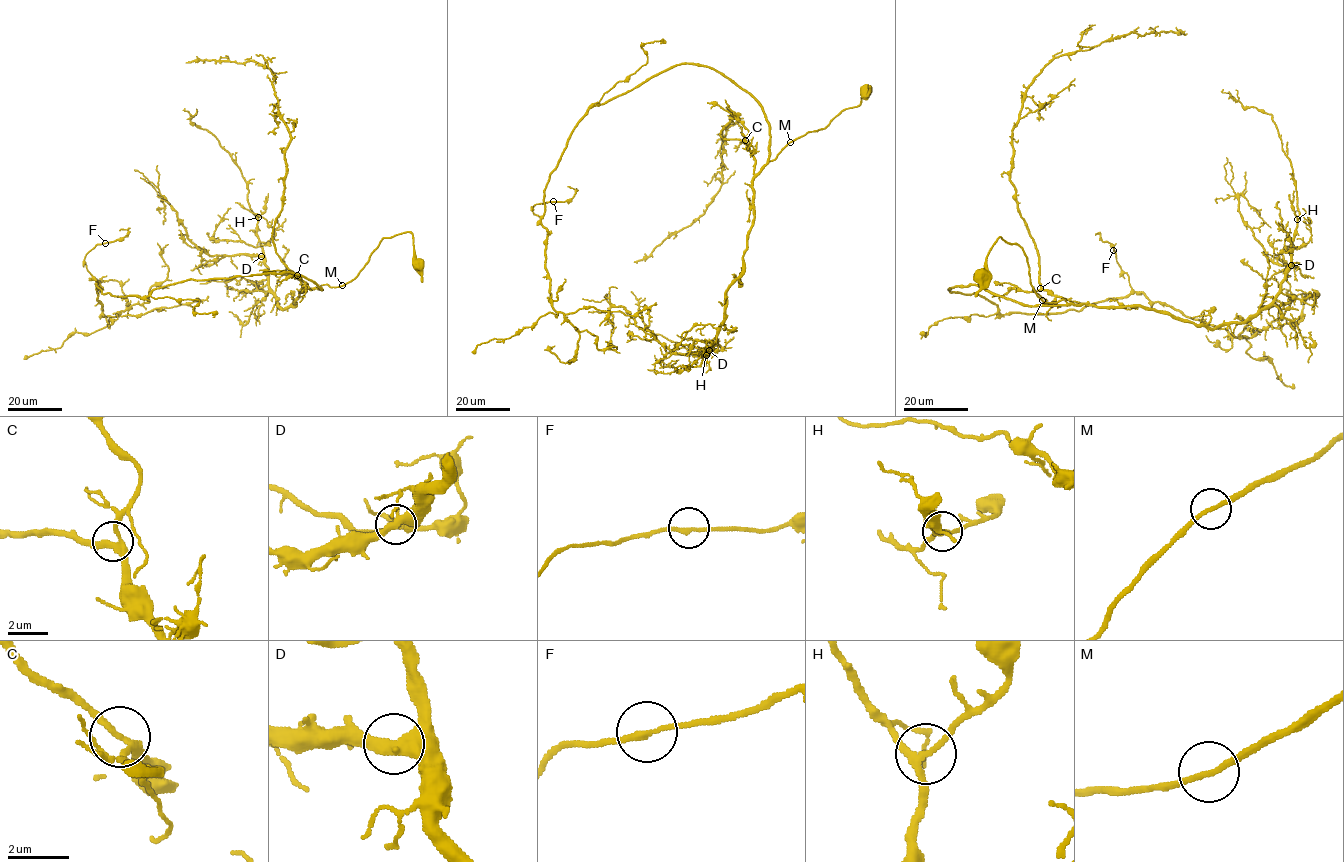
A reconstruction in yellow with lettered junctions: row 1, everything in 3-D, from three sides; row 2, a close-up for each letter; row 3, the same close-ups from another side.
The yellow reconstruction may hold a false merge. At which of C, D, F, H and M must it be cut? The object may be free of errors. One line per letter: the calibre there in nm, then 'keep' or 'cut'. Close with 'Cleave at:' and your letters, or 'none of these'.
C: 240 nm | keep
D: 480 nm | keep
F: 200 nm | keep
H: 200 nm | keep
M: 180 nm | keep
Cleave at: none of these

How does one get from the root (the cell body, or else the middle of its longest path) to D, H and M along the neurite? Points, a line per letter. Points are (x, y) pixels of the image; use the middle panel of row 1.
D: (865, 89), (858, 105), (790, 142), (753, 179), (754, 223), (743, 270), (728, 289), (725, 320), (709, 350)
H: (865, 89), (858, 105), (790, 142), (753, 179), (754, 223), (743, 270), (728, 289), (725, 320), (706, 355)
M: (865, 89), (863, 88), (858, 105), (842, 110), (823, 129), (791, 141)

